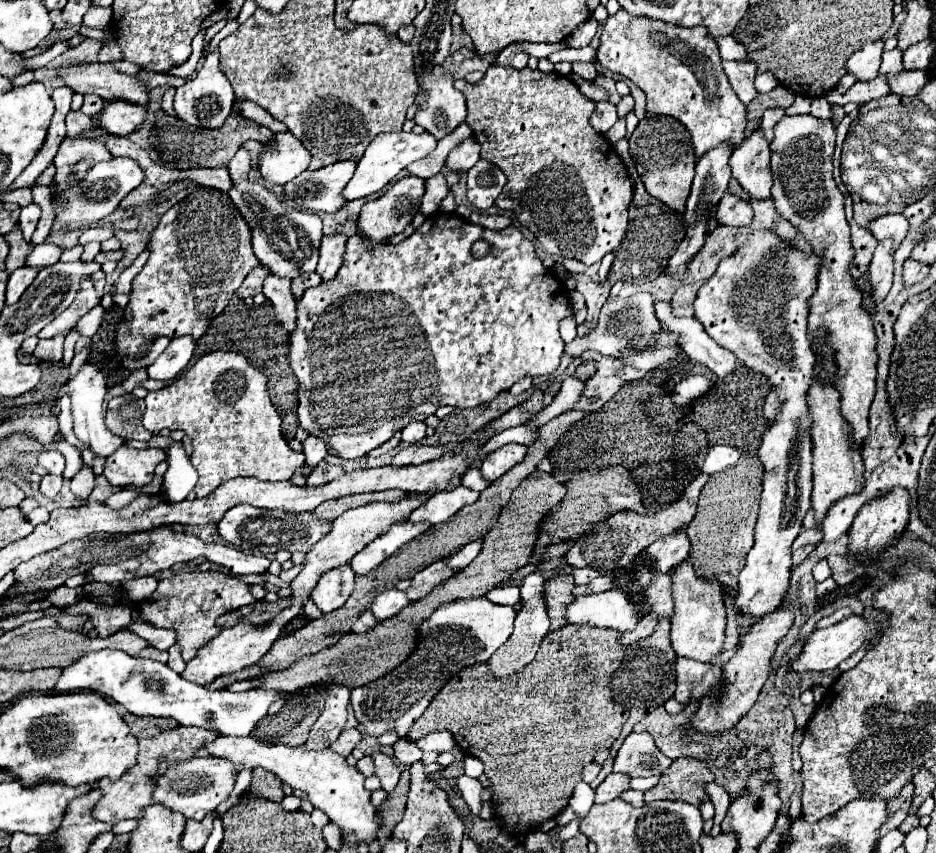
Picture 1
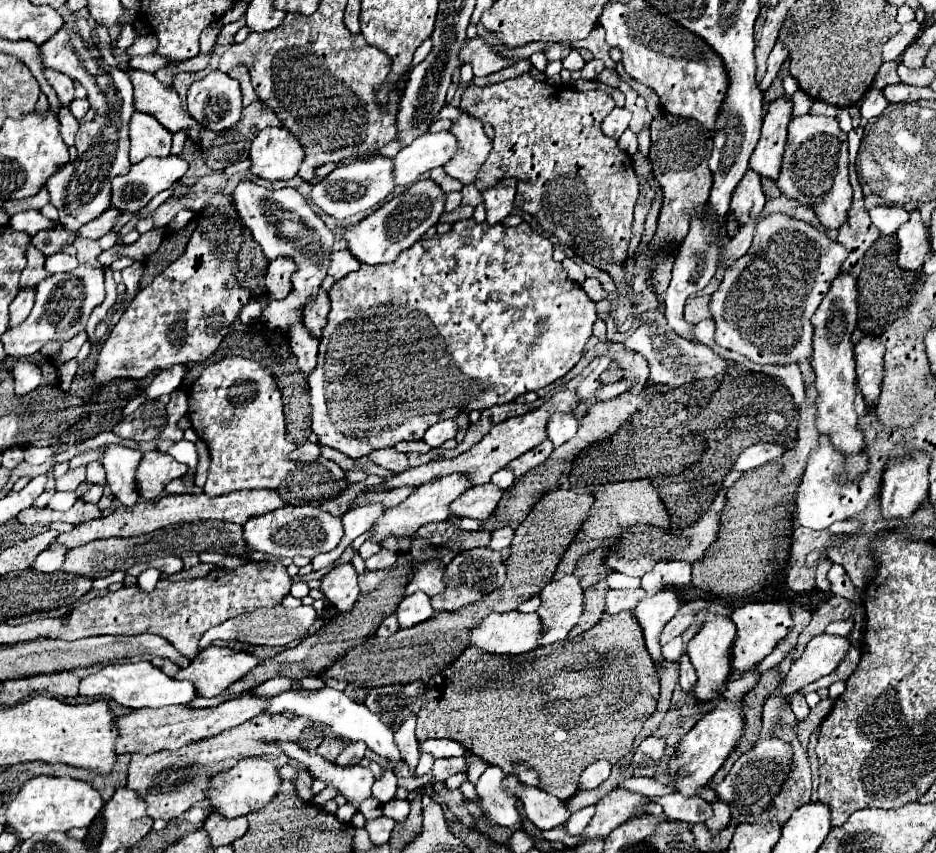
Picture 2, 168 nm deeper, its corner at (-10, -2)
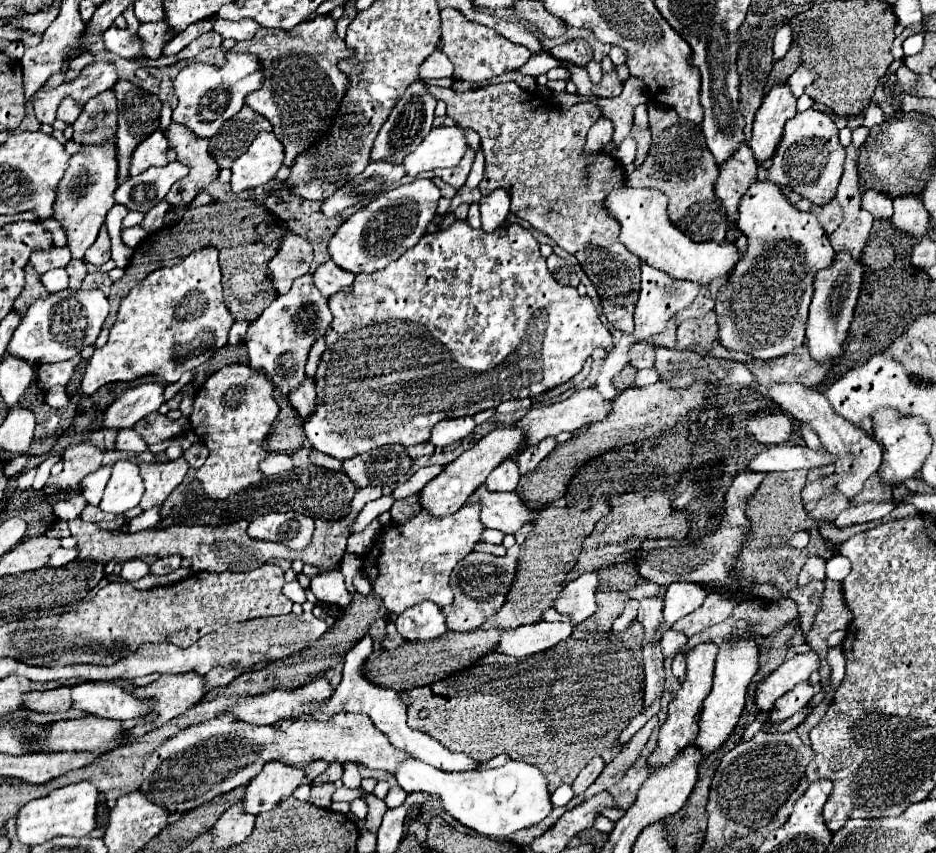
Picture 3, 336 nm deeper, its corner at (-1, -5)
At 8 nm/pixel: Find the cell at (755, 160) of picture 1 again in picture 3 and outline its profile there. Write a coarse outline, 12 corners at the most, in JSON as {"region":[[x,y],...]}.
{"region":[[775,85],[755,113],[749,141],[765,163],[797,113],[787,85]]}

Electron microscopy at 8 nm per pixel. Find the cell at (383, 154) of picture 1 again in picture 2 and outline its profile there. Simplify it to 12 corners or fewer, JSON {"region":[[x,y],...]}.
{"region":[[450,130],[404,146],[396,186],[410,186],[456,154]]}

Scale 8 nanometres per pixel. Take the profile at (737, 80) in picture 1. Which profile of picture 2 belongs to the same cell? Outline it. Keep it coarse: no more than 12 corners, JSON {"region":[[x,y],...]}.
{"region":[[778,40],[768,58],[768,72],[760,90],[772,84],[788,58],[786,46]]}

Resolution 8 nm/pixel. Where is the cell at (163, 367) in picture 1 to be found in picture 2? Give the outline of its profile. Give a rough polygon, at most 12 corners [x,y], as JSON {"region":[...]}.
{"region":[[186,366],[162,370],[144,390],[146,400],[158,400],[178,390]]}

